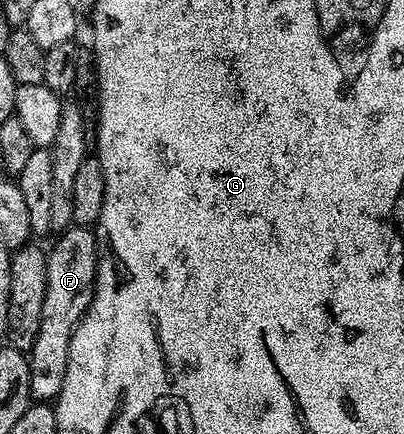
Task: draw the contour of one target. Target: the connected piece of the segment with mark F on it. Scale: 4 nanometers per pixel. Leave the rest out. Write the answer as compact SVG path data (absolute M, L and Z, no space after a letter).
M69 227L59 234L52 249L47 250L46 263L46 297L42 306L42 321L38 328L37 339L33 343L31 352L27 354L30 367L30 387L32 396L37 402L48 403L62 391L62 382L66 380L66 365L70 359L70 339L74 335L76 325L92 306L92 296L96 290L96 234L88 227Z

